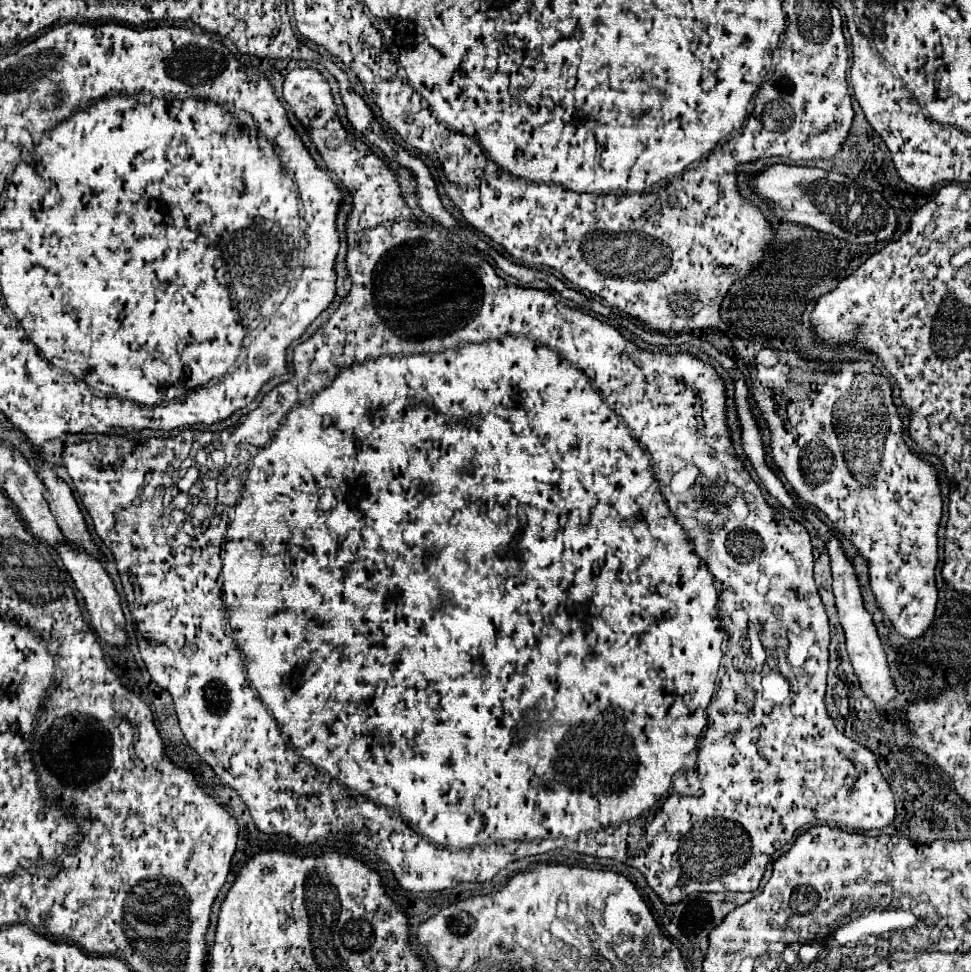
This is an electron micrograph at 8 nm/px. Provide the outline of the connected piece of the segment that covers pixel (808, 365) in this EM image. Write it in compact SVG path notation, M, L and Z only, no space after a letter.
M748 344L746 348L738 348L738 354L742 358L748 360L748 366L752 368L754 374L754 388L752 396L756 402L756 408L760 410L764 422L768 424L770 430L770 454L772 454L772 462L778 466L778 470L784 474L784 478L788 480L788 484L792 486L792 490L796 492L796 496L806 502L816 506L828 520L832 520L832 524L836 526L836 530L840 534L844 534L846 540L850 540L856 550L862 554L862 558L868 560L868 574L870 574L870 588L876 596L876 604L880 608L880 612L884 614L884 618L888 618L892 622L892 626L896 628L896 632L900 636L904 636L906 640L916 640L920 638L930 624L934 622L934 614L936 614L936 602L938 602L938 590L934 586L934 568L938 564L938 544L936 544L936 530L938 530L938 522L942 516L942 498L940 498L940 488L938 488L938 478L936 478L936 470L920 460L918 456L914 456L908 446L902 440L902 422L898 418L898 410L892 402L892 392L890 392L890 384L878 376L880 372L876 372L874 364L870 362L832 362L836 366L830 366L832 370L836 370L832 376L826 376L826 364L814 364L814 362L806 362L802 360L796 352L778 352L778 362L774 366L754 366L754 356L756 350Z

